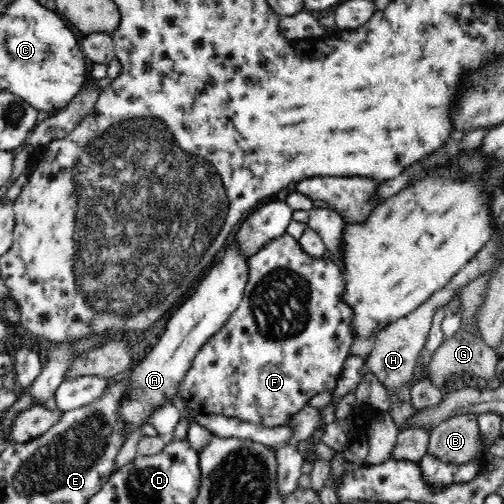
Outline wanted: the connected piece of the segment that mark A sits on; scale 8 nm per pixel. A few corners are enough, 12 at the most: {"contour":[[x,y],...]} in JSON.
{"contour":[[238,239],[131,369],[120,408],[137,431],[200,347],[238,310],[249,258]]}

